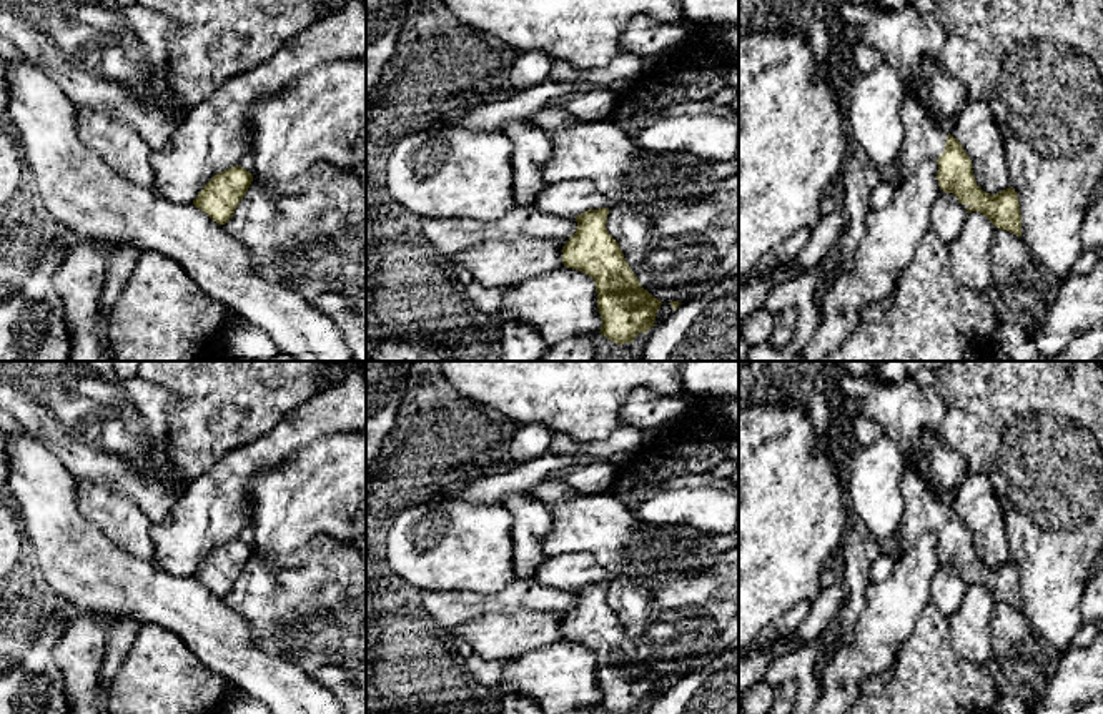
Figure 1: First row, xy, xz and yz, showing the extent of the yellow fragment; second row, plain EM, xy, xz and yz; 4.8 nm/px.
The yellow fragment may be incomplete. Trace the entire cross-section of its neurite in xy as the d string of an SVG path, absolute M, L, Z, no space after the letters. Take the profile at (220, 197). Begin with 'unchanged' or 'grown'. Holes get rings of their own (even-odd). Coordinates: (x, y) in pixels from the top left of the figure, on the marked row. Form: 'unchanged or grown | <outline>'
unchanged | M238 165L231 166L216 173L193 200L193 205L218 225L225 225L246 195L251 181L253 175L250 171Z

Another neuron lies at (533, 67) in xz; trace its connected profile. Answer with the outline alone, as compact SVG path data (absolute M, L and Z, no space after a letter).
M541 50L521 52L511 70L516 95L539 87L551 73L554 58Z

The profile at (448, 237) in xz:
M514 205L499 220L433 220L421 218L421 228L434 251L449 260L471 246L487 241L512 241L521 236L554 240L564 246L576 233L577 221L569 216L542 213L536 205Z

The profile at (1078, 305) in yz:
M1103 258L1090 271L1063 280L1043 321L1026 333L1040 353L1040 361L1050 361L1066 350L1078 335L1096 326L1103 326Z

